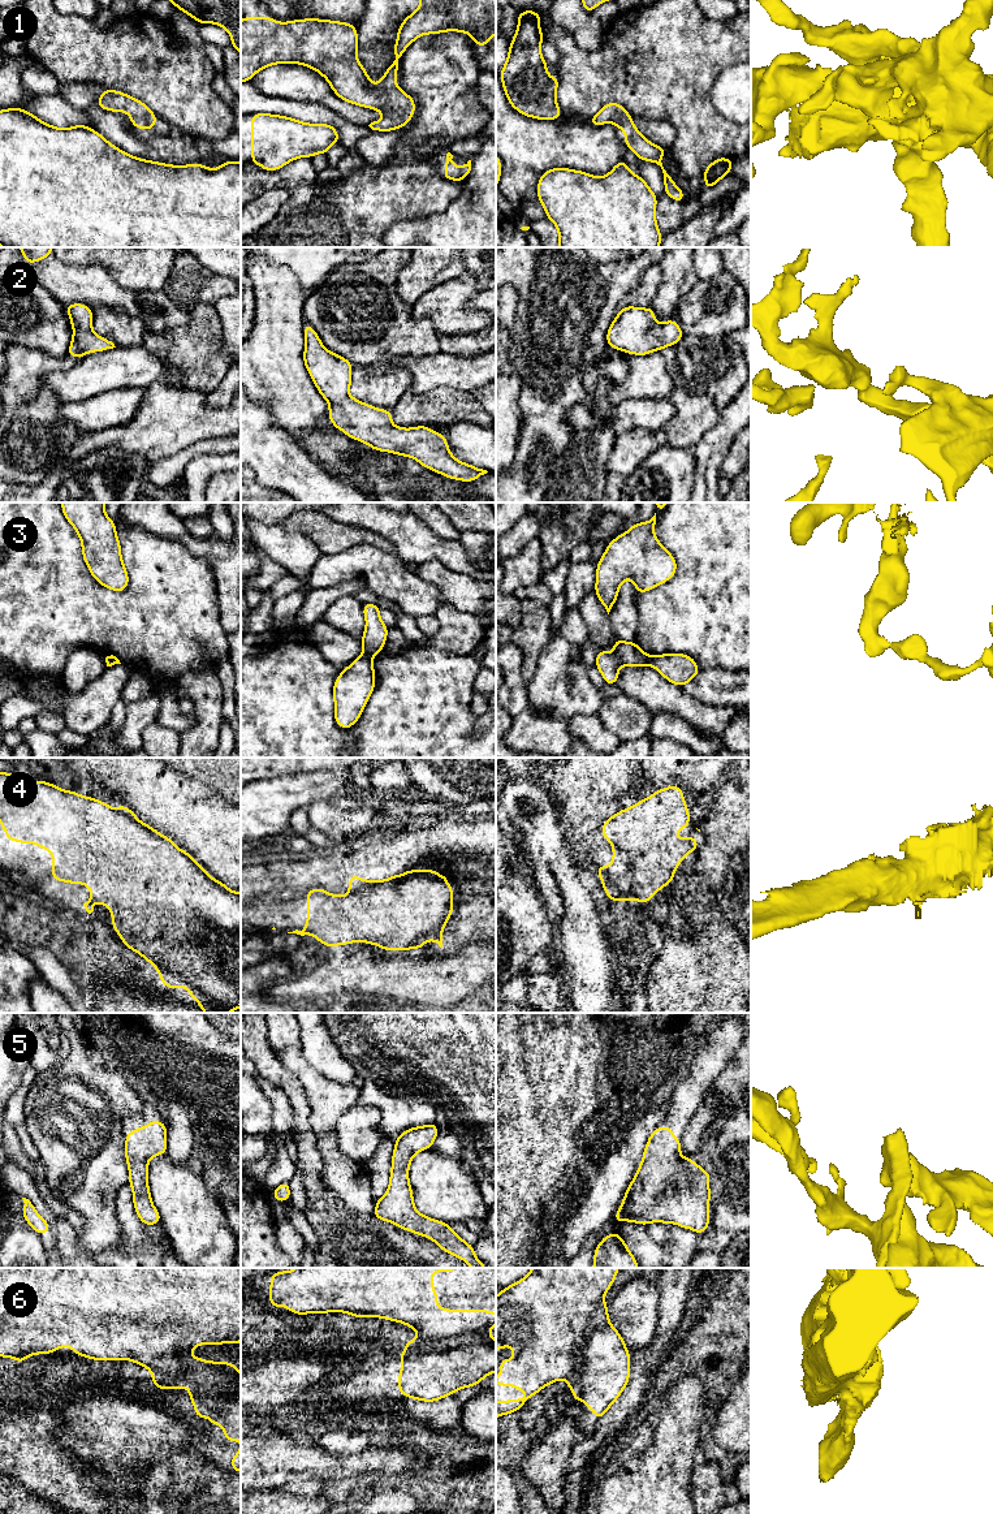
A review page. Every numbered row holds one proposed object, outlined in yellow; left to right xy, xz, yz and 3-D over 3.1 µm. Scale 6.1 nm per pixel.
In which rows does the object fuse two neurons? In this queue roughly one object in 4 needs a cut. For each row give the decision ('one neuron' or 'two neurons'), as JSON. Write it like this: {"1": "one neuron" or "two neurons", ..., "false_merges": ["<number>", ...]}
{"1": "one neuron", "2": "one neuron", "3": "two neurons", "4": "one neuron", "5": "one neuron", "6": "two neurons", "false_merges": ["3", "6"]}

